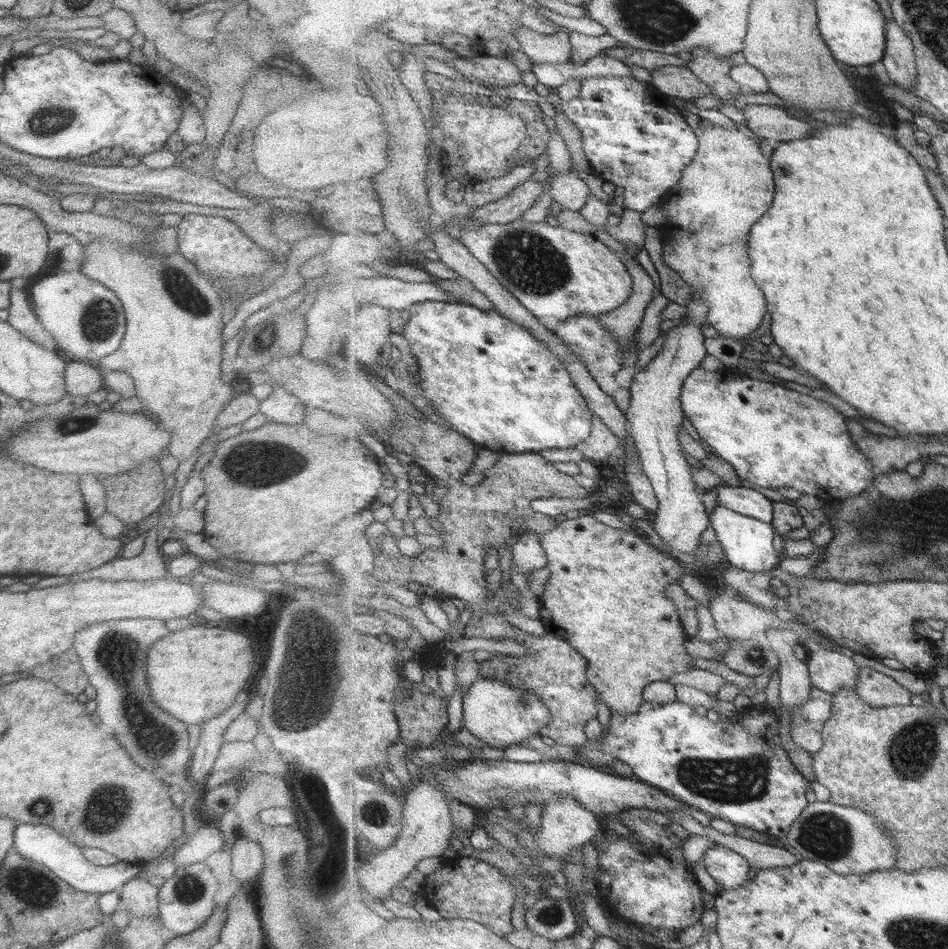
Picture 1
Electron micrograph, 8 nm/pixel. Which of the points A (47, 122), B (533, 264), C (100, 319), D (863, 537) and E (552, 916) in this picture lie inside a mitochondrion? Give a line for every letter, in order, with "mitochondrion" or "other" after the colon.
A: mitochondrion
B: mitochondrion
C: mitochondrion
D: mitochondrion
E: mitochondrion

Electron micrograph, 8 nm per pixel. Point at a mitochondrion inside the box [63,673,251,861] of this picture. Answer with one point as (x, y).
(106, 813)

